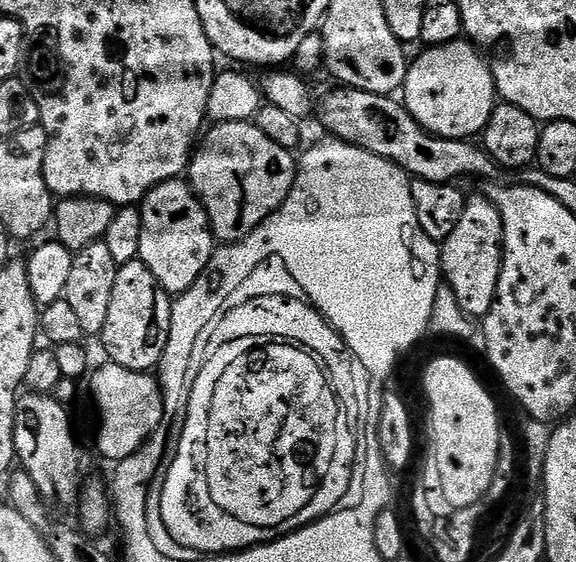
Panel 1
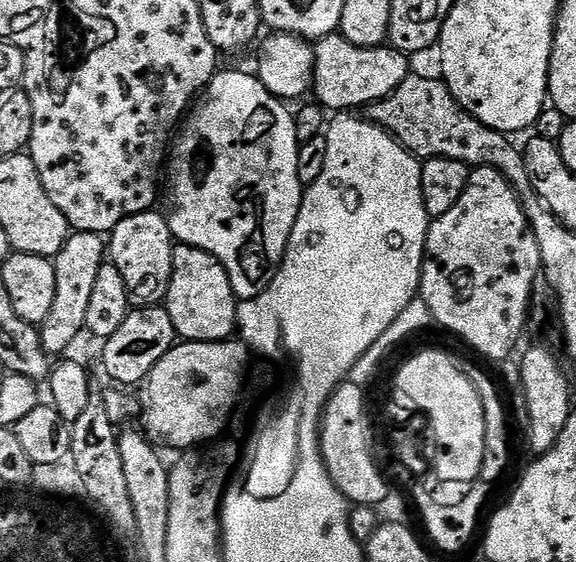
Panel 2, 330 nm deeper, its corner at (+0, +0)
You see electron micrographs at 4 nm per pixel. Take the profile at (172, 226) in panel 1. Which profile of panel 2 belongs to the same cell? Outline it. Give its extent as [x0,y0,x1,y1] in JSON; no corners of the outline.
[162,243,238,342]

